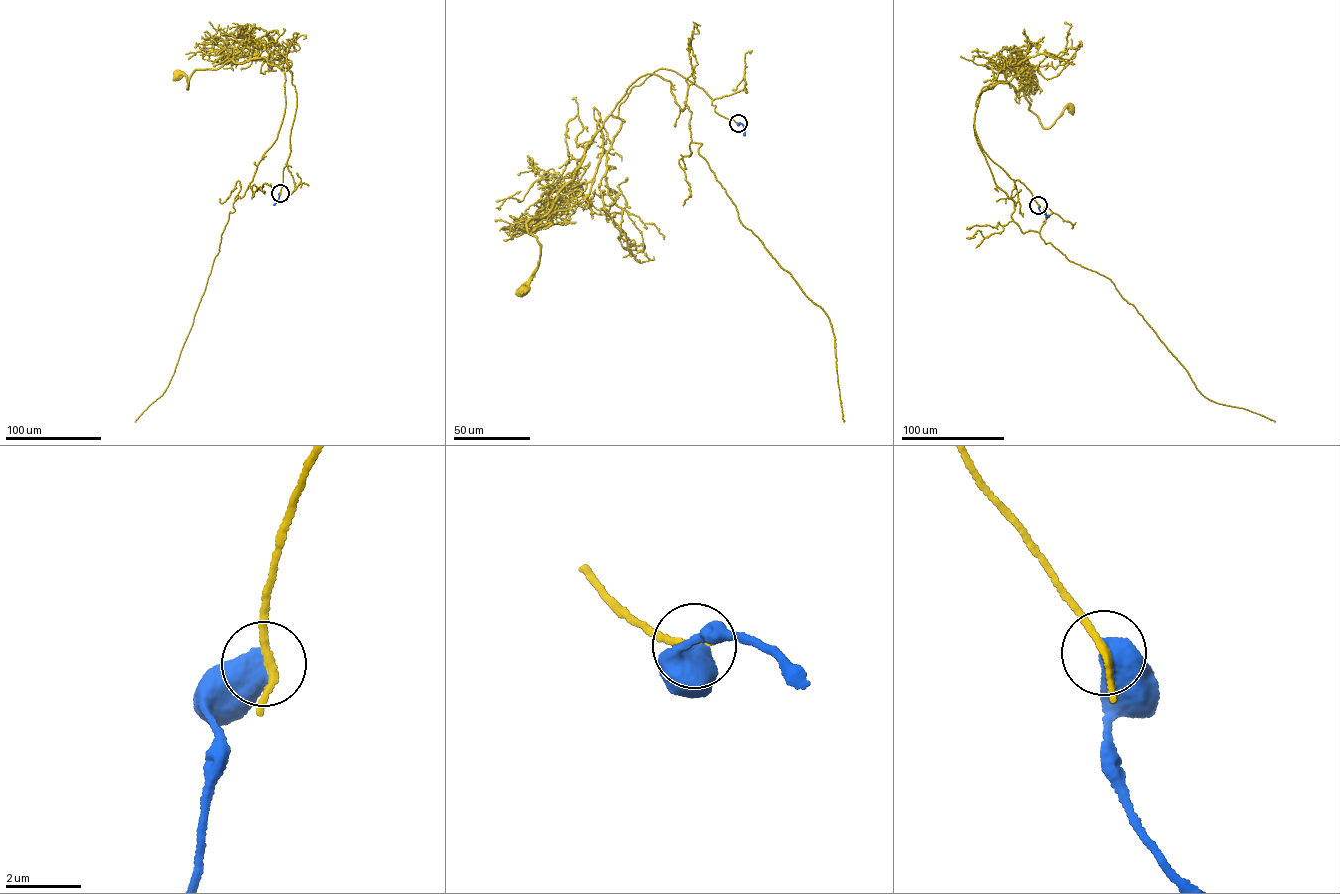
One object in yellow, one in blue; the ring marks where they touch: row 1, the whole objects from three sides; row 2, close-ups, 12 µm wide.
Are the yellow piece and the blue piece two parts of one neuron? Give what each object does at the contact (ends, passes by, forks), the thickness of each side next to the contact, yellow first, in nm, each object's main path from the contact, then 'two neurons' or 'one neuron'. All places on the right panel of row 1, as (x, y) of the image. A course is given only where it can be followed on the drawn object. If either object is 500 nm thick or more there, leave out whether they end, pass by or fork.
180/650 nm | yellow via (1038, 205), (982, 148), (975, 103), (982, 88), (1000, 81), (1016, 92), (1022, 88), (1044, 128), (1070, 108) | blue via (1038, 205), (1048, 217) | two neurons

